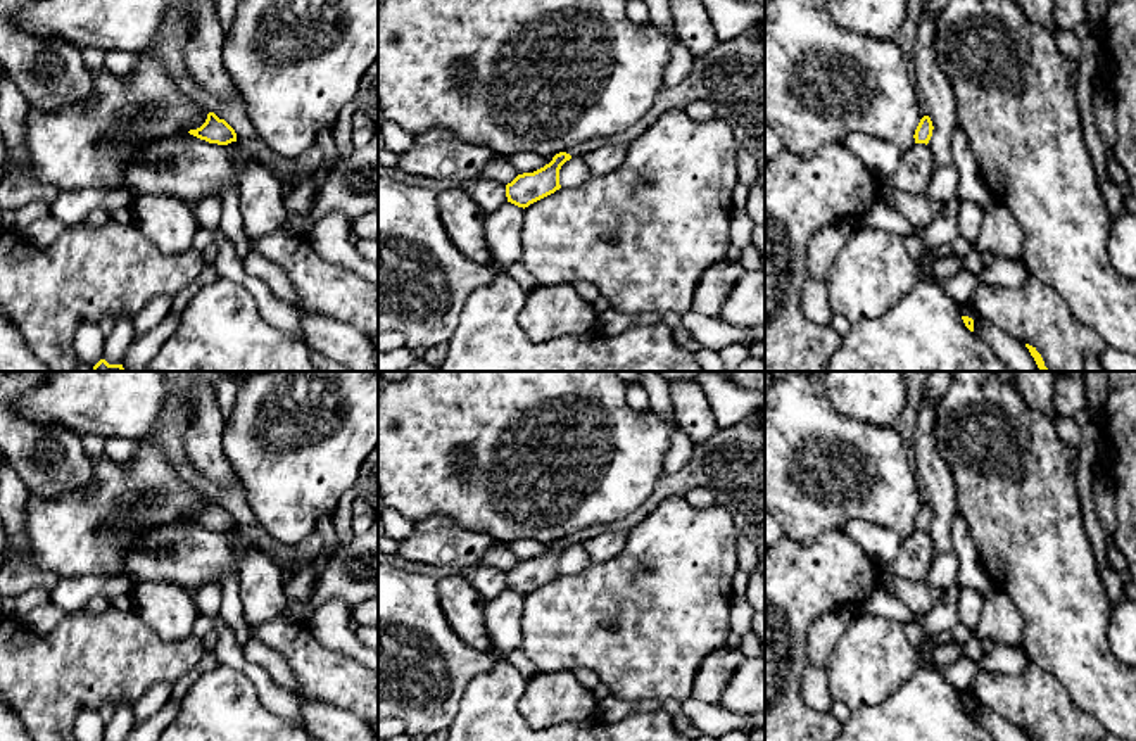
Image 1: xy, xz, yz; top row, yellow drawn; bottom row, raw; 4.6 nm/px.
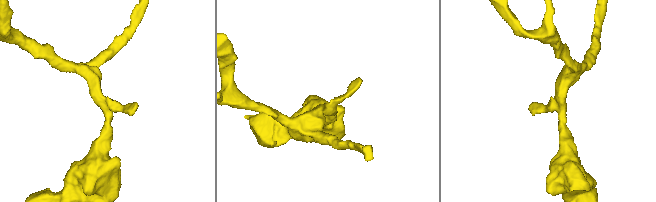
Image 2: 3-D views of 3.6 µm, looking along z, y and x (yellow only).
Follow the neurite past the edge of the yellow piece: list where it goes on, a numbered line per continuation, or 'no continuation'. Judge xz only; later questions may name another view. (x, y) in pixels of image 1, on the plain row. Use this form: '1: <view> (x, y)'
no continuation

